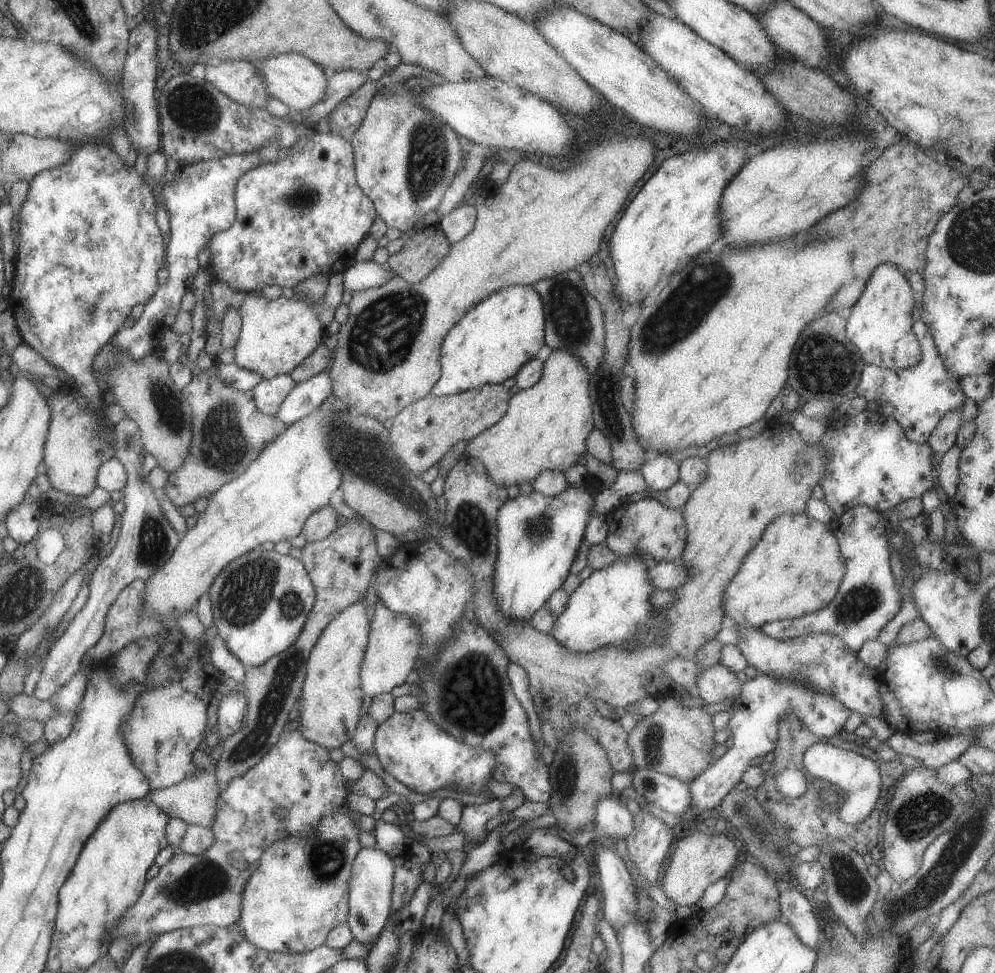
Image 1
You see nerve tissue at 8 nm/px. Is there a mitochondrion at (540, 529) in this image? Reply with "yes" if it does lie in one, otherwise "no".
yes

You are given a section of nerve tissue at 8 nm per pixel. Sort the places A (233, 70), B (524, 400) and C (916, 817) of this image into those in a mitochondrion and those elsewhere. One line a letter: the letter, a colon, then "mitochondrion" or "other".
A: other
B: other
C: mitochondrion

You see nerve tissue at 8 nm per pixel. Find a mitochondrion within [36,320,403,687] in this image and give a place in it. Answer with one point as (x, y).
(252, 587)

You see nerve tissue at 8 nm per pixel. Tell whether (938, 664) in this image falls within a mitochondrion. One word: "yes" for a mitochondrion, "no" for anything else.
yes

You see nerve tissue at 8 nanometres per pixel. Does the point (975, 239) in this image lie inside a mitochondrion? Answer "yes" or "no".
yes

